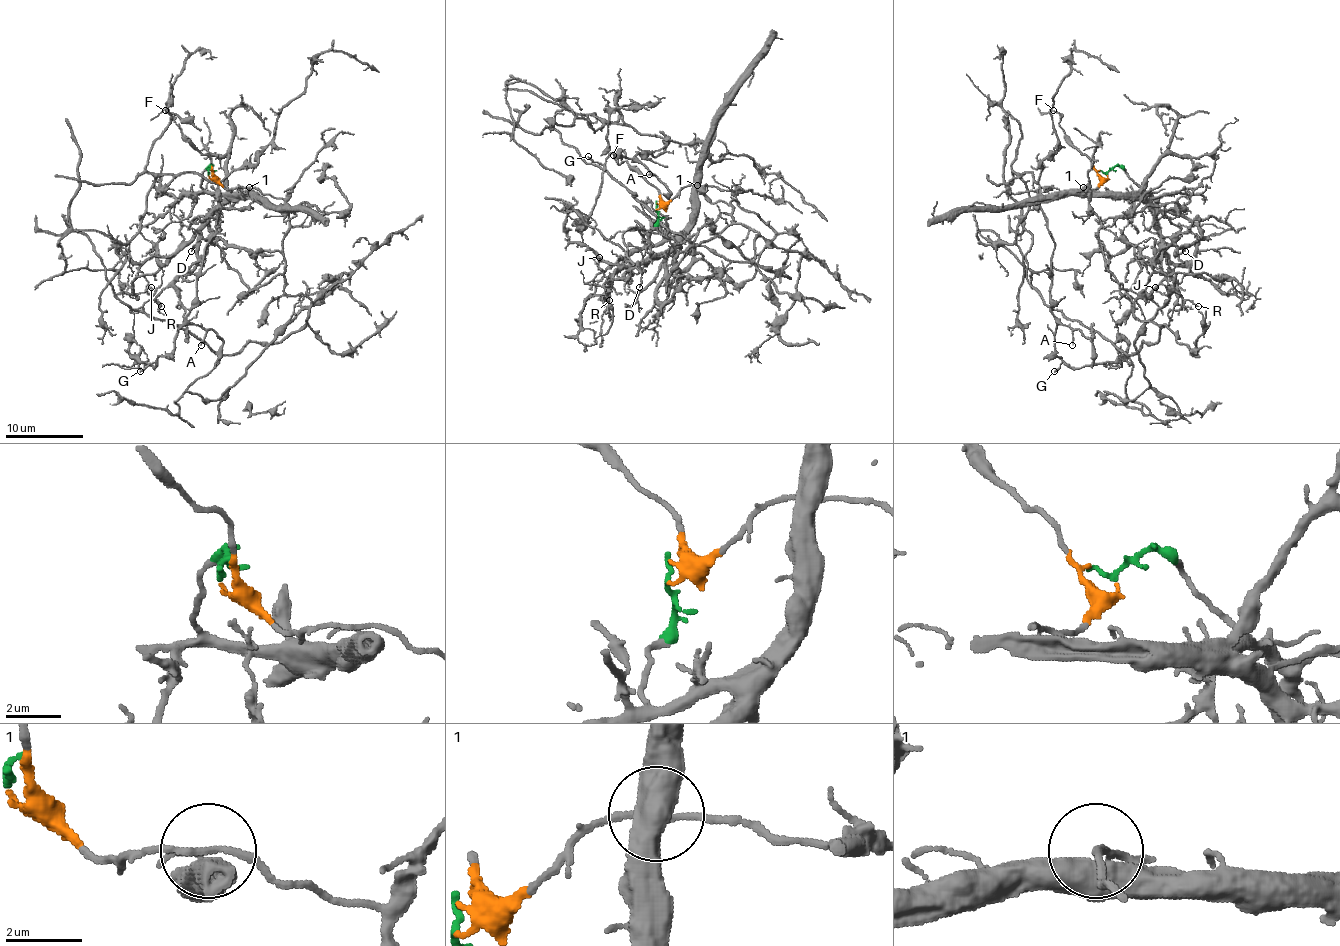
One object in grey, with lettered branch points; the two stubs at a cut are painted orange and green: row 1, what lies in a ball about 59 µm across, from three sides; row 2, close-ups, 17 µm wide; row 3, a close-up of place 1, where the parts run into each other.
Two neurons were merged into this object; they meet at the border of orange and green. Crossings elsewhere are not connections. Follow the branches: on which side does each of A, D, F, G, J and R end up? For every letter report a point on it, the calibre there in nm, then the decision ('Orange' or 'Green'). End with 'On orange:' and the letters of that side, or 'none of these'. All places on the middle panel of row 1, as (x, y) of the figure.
A: Place: (649, 174). Thickness 130 nm. Orange
D: Place: (639, 287). Thickness 130 nm. Green
F: Place: (613, 155). Thickness 110 nm. Orange
G: Place: (588, 156). Thickness 140 nm. Orange
J: Place: (599, 257). Thickness 160 nm. Green
R: Place: (609, 300). Thickness 110 nm. Green
On orange: A, F, G

